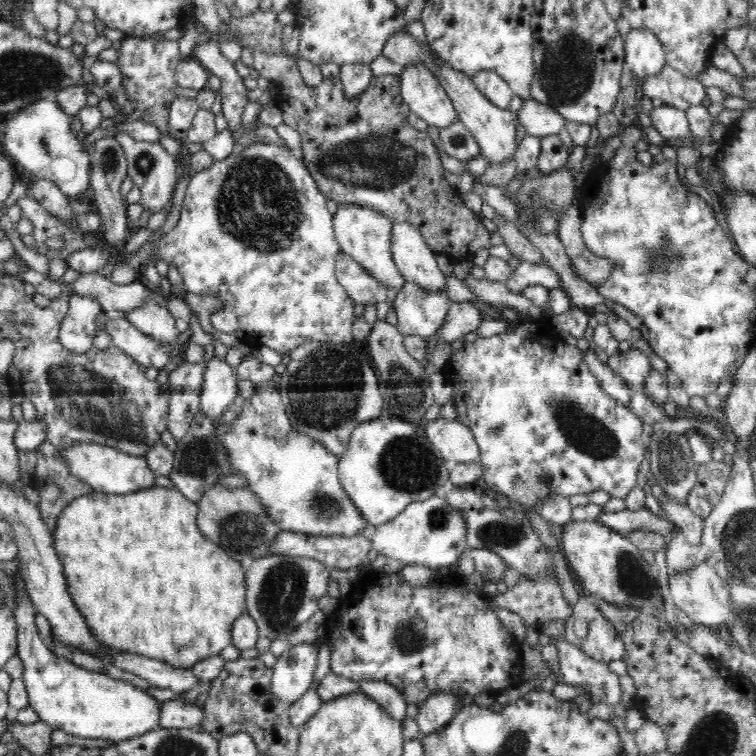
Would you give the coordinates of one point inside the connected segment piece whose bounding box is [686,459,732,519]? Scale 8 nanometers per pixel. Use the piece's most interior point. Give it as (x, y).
(713, 476)

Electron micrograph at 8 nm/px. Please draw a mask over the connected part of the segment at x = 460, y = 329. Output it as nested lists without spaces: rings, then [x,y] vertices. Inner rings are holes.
[[[470,301],[454,302],[448,308],[448,316],[436,337],[440,337],[444,343],[451,344],[454,340],[474,332],[482,324],[484,313]]]

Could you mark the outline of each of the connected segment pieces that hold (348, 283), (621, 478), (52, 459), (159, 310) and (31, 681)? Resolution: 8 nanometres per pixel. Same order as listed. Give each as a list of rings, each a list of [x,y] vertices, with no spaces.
[[[340,251],[335,260],[336,278],[356,304],[376,306],[380,302],[394,302],[398,296],[398,289],[376,281],[376,278],[349,254]]]
[[[520,321],[514,327],[508,326],[504,333],[487,338],[476,337],[474,341],[464,344],[458,352],[451,356],[443,371],[451,382],[453,390],[451,402],[457,412],[455,419],[473,432],[476,444],[480,449],[480,465],[484,471],[484,476],[481,479],[491,492],[496,491],[497,494],[507,496],[511,502],[518,502],[529,512],[530,509],[540,508],[544,502],[559,495],[570,499],[577,494],[589,495],[603,490],[610,497],[623,500],[637,486],[637,475],[646,453],[646,447],[642,444],[643,422],[629,407],[619,400],[613,399],[602,390],[600,381],[584,362],[583,351],[576,345],[565,342],[563,337],[542,346],[542,343],[540,344],[538,340],[534,339],[533,327]]]
[[[48,441],[42,442],[34,452],[38,458],[38,464],[36,464],[36,472],[32,472],[30,486],[36,489],[36,492],[39,492],[42,497],[39,504],[40,516],[43,516],[44,525],[48,526],[48,532],[53,534],[56,532],[60,512],[80,496],[91,494],[94,491],[83,480],[71,474],[64,456],[61,456],[59,449],[53,444]]]
[[[146,300],[140,308],[124,312],[124,317],[136,325],[144,334],[152,336],[160,344],[178,343],[180,331],[176,328],[175,318],[166,307]]]
[[[14,575],[13,586],[16,588],[16,604],[11,605],[11,611],[17,624],[17,655],[21,658],[24,666],[22,680],[26,691],[28,691],[28,706],[40,715],[40,721],[49,724],[54,729],[65,730],[68,735],[89,739],[106,739],[113,742],[126,741],[159,727],[161,702],[144,689],[116,680],[104,672],[83,669],[52,654],[48,641],[43,641],[38,634],[38,628],[34,623],[37,611],[28,595],[24,579],[20,575]]]

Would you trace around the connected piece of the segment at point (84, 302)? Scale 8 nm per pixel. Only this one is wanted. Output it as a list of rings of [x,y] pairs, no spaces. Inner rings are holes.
[[[68,292],[68,300],[68,312],[64,316],[58,338],[64,348],[83,353],[93,347],[94,336],[104,331],[104,324],[96,325],[96,318],[105,312],[94,297]]]

